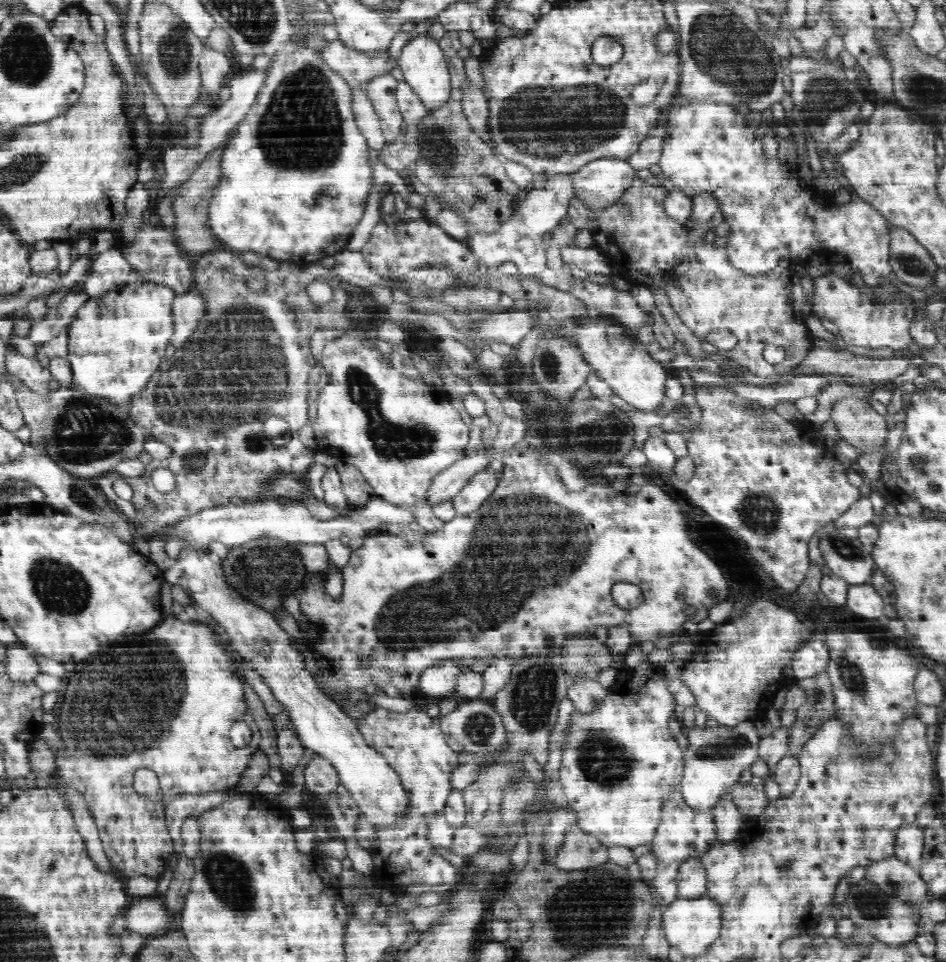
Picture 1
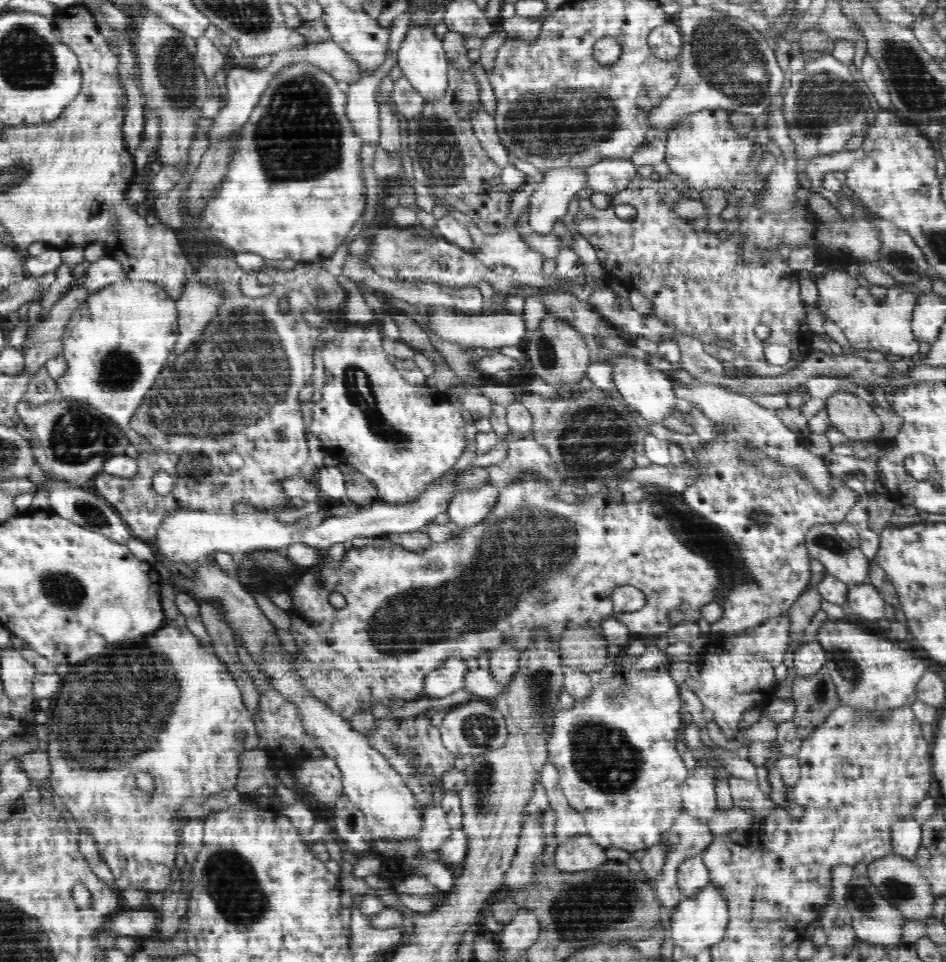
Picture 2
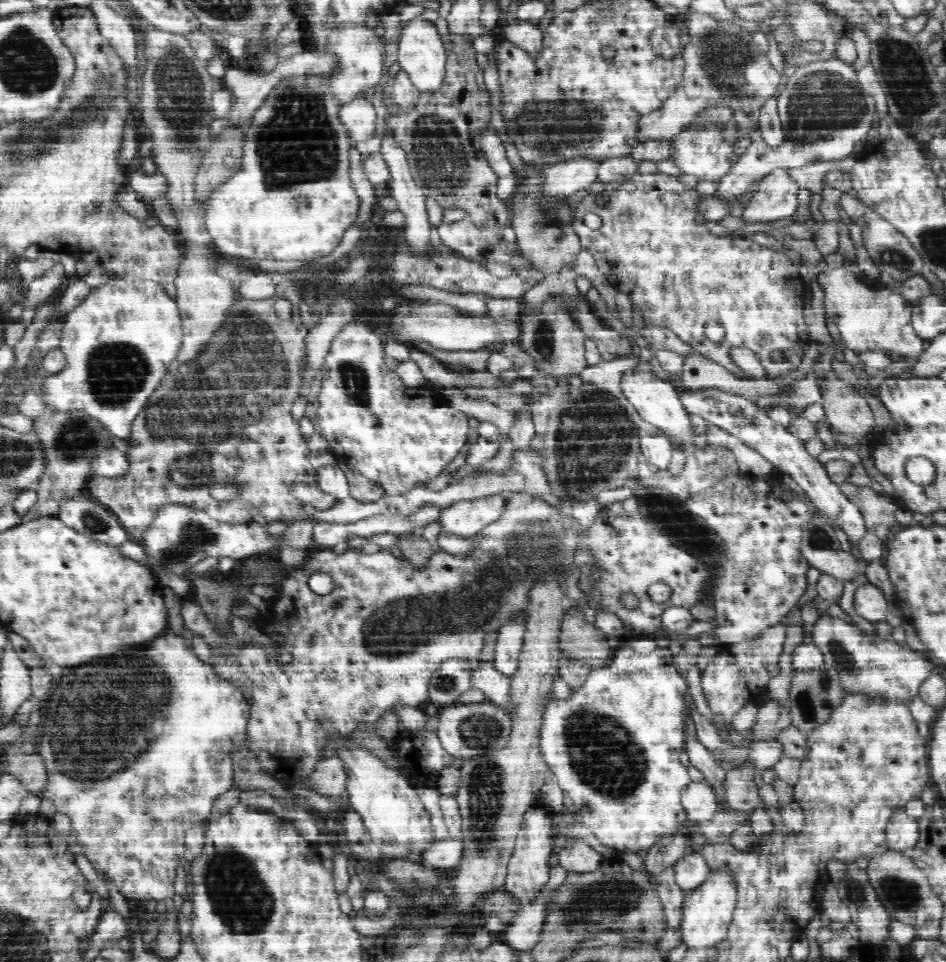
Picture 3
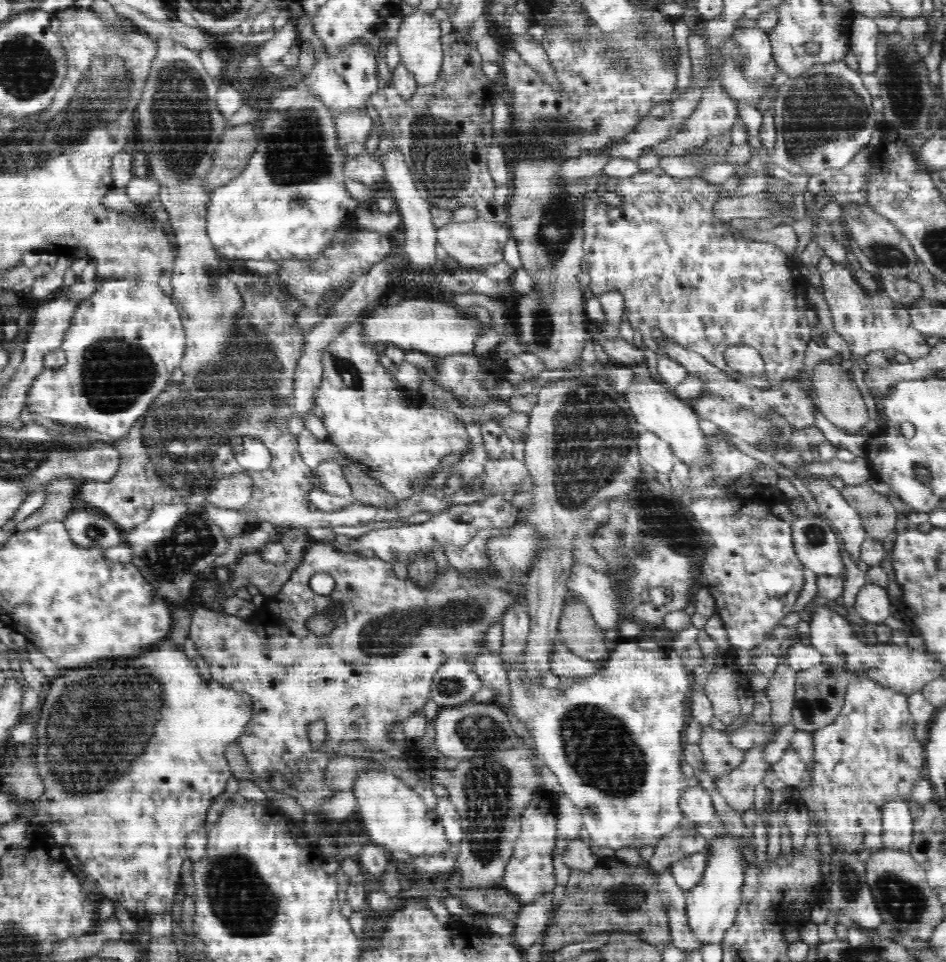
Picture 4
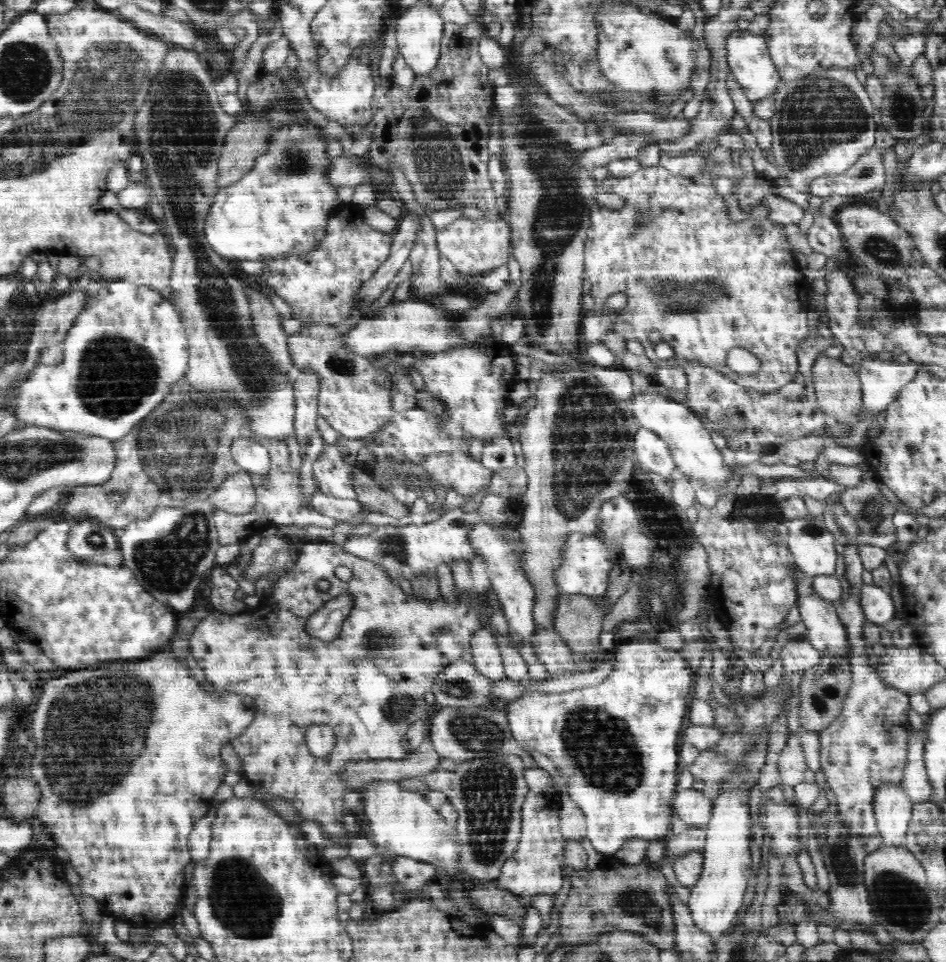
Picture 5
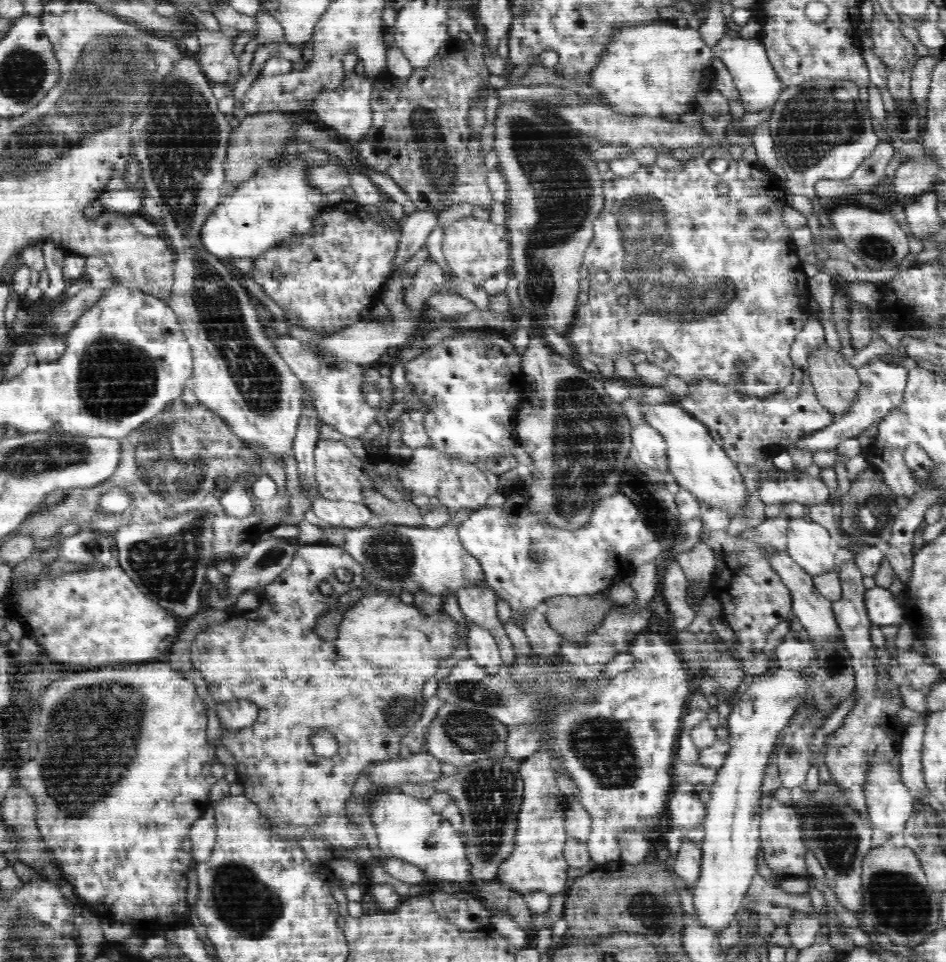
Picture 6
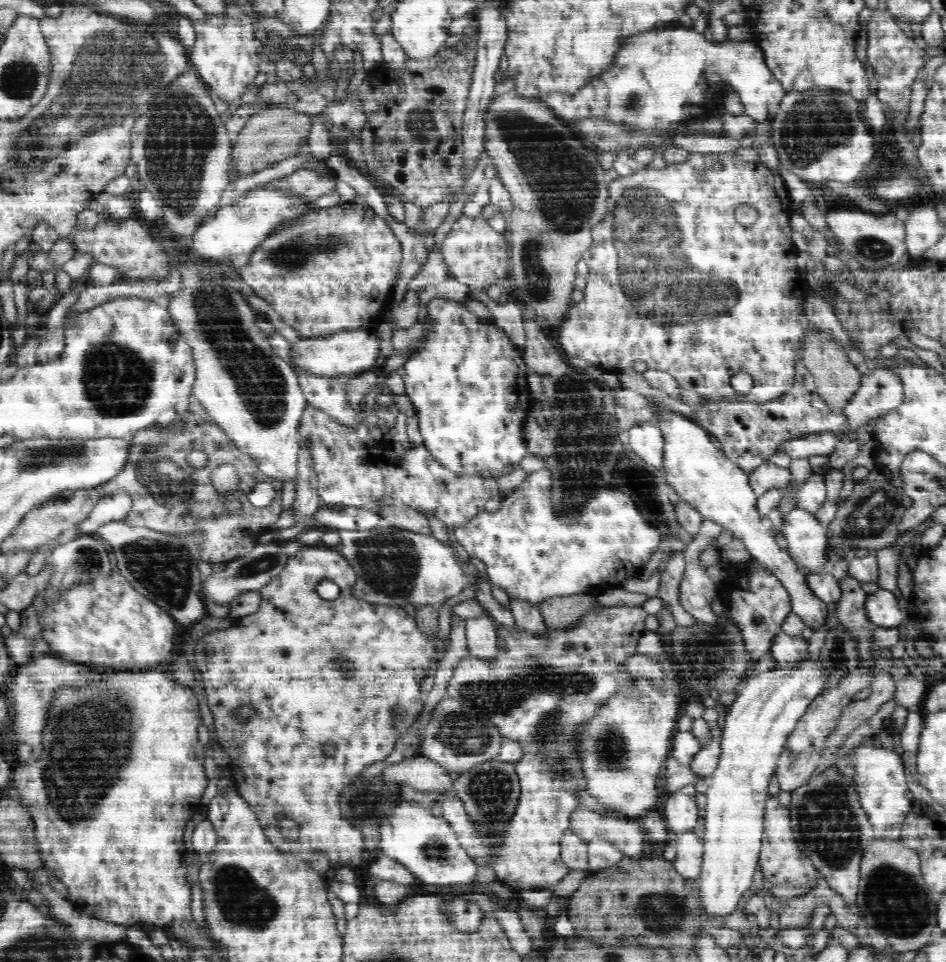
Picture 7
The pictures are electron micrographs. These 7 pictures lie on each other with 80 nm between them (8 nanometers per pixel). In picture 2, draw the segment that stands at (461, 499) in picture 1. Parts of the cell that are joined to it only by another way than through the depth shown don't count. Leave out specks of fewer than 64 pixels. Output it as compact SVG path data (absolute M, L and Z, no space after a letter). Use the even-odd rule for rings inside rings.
M486 481L452 497L447 512L451 526L470 527L490 514L491 507L498 499L498 488Z

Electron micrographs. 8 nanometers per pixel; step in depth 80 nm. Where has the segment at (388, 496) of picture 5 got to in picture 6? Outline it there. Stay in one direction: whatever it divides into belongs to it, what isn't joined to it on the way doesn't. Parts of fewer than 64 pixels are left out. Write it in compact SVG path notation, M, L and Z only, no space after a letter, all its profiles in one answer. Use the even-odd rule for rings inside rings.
M373 488L362 490L364 502L378 515L382 527L387 524L422 526L423 513L412 501L391 501Z

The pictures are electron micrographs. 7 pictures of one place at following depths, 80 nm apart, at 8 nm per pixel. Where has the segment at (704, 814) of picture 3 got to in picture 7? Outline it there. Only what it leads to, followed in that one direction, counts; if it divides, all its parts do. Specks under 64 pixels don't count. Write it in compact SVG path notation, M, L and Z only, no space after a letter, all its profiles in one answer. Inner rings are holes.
M682 791L668 795L662 805L662 816L667 828L676 834L692 831L702 817L702 811L696 805L695 797Z

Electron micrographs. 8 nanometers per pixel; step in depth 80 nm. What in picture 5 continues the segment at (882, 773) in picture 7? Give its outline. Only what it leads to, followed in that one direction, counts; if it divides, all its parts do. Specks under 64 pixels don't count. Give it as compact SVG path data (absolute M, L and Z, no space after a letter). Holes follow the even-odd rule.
M900 785L882 786L882 790L877 791L878 802L873 805L883 845L901 847L913 818L913 802Z

